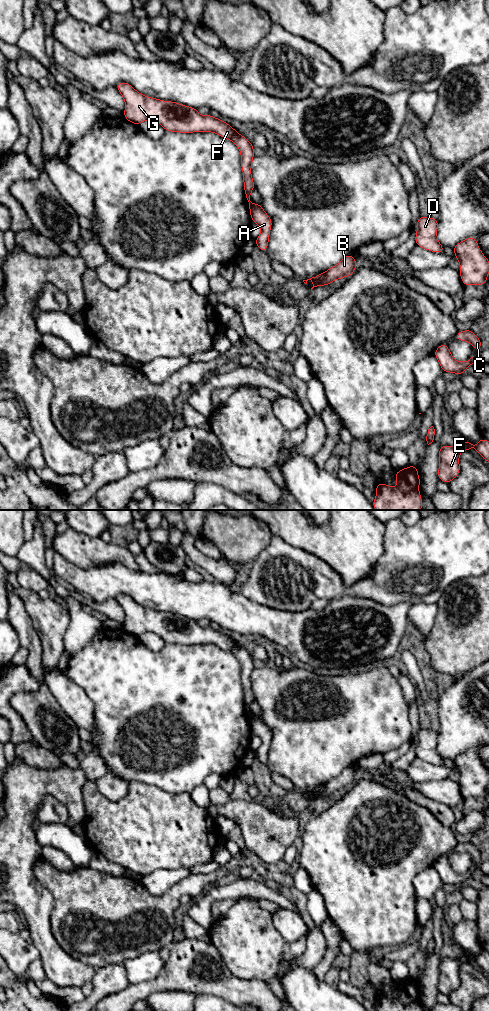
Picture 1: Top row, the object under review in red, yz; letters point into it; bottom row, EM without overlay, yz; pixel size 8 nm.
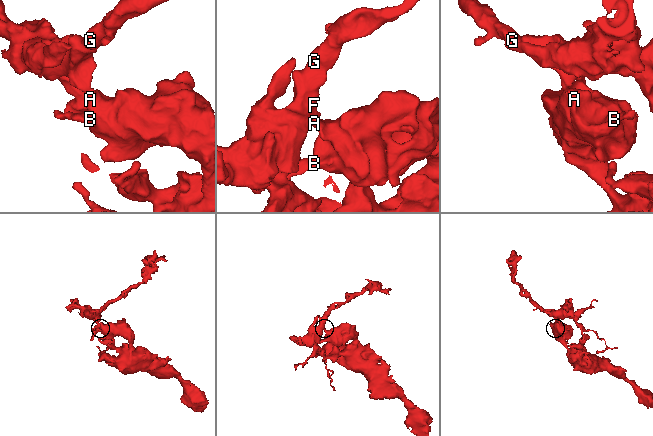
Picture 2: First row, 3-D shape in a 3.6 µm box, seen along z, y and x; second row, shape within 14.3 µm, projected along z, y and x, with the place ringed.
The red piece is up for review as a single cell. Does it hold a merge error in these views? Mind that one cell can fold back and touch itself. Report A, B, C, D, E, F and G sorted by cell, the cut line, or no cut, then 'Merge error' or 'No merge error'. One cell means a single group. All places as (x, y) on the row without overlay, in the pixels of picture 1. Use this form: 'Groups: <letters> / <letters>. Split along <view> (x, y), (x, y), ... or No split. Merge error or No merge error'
Groups: A B C E / D F G. Split along yz (251, 715), (249, 717). Merge error

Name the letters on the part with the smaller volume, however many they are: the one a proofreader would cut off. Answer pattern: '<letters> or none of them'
D, F, G

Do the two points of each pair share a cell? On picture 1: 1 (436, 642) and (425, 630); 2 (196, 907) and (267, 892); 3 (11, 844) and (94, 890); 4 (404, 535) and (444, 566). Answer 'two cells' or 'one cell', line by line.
1: two cells
2: one cell
3: two cells
4: one cell

